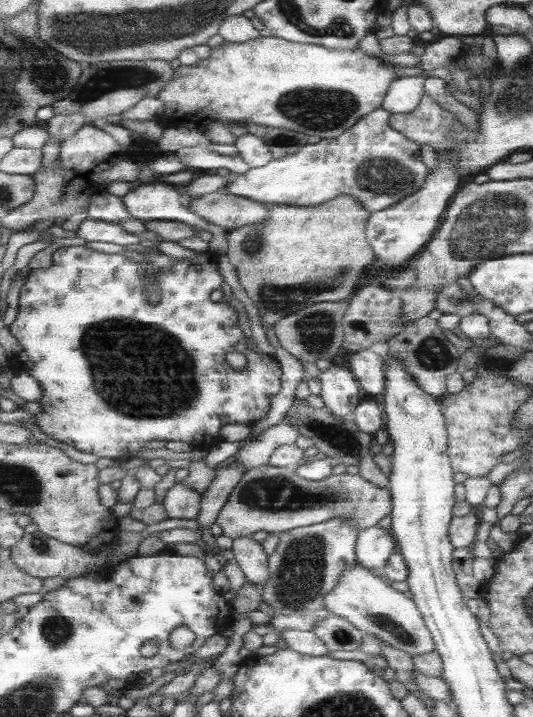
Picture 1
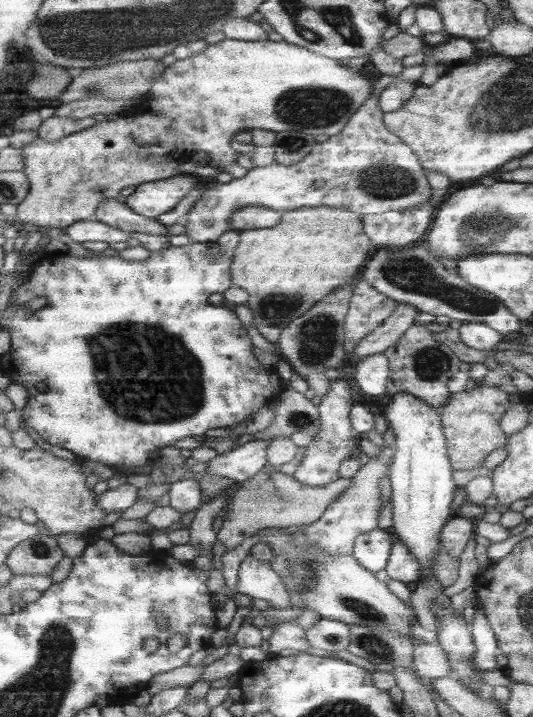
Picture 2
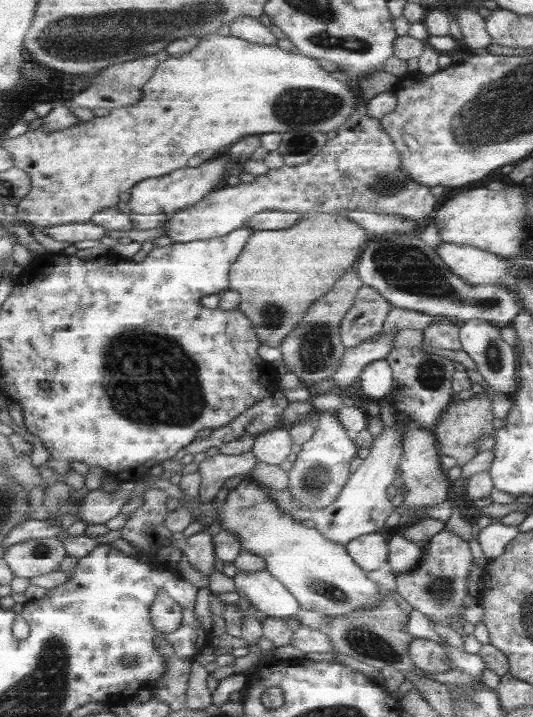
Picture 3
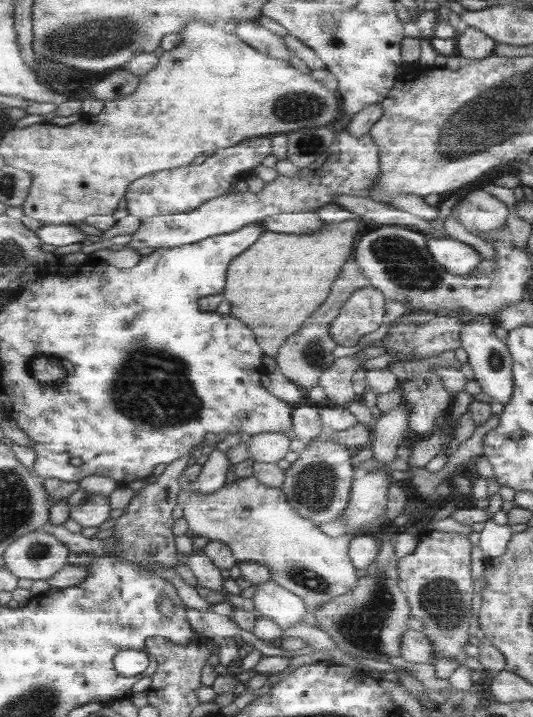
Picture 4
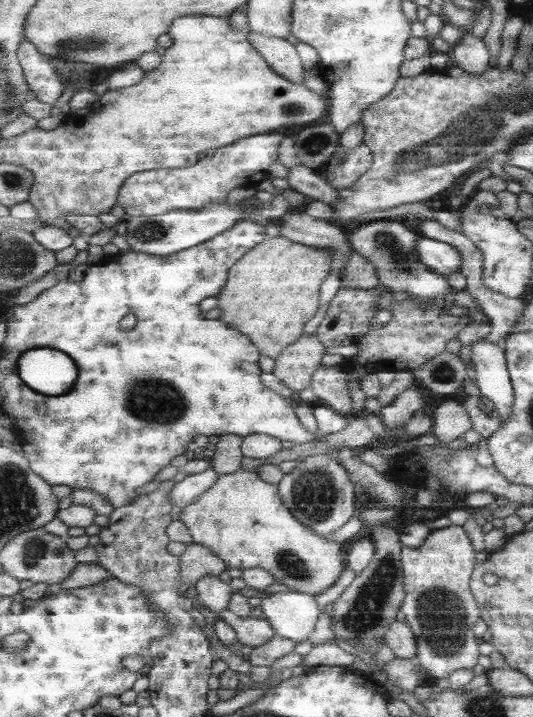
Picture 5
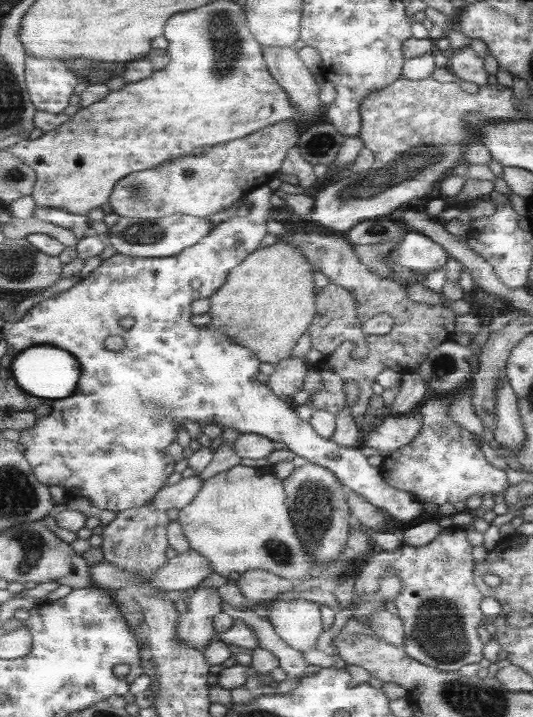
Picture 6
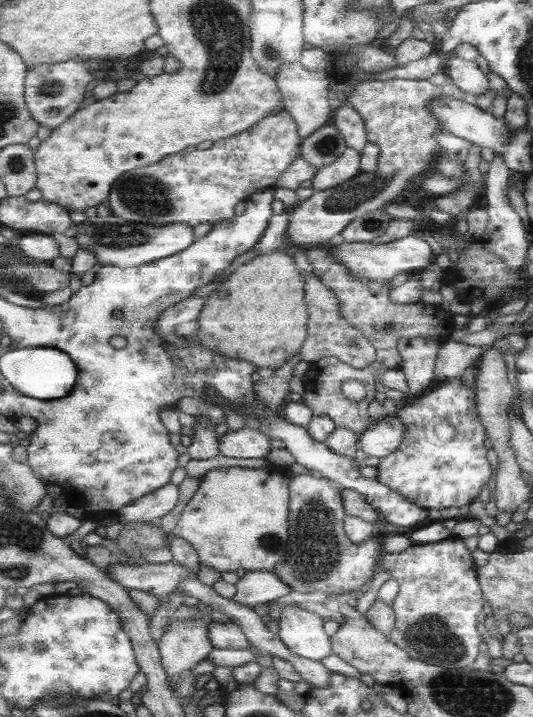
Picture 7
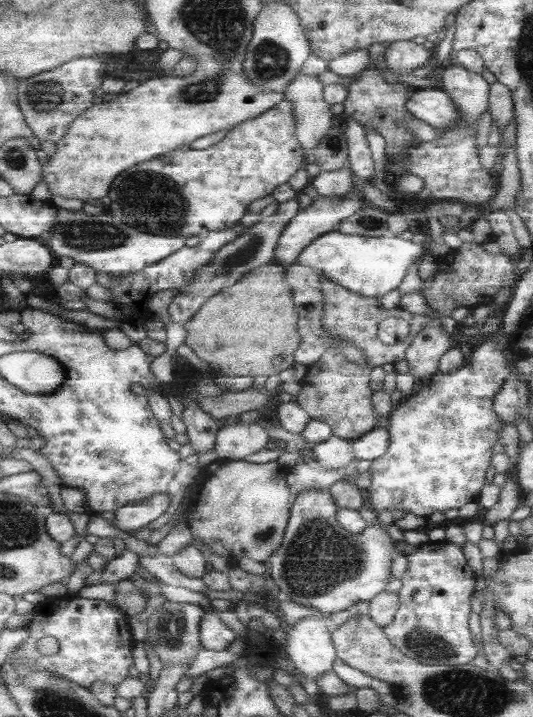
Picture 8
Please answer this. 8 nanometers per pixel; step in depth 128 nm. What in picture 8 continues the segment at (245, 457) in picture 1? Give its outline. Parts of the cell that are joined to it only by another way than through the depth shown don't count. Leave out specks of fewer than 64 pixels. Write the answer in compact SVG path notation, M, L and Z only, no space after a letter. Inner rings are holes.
M155 494L141 504L122 506L112 515L111 522L123 530L137 530L167 514L169 508L171 495Z

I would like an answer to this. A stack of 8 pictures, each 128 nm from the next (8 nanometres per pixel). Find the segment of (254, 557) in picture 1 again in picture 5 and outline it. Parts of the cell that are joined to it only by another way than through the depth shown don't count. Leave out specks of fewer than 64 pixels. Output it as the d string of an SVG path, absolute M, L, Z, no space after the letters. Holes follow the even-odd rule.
M297 591L271 593L262 599L260 609L264 613L264 618L273 625L275 634L293 640L295 644L309 640L309 636L317 628L317 621L321 614L315 596Z

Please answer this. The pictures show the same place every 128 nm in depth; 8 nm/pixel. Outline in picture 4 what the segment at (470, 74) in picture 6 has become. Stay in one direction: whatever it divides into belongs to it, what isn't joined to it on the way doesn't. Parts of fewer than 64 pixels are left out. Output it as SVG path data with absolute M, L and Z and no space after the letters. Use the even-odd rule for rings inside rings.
M462 27L456 34L454 41L454 54L469 60L485 58L493 54L495 41L476 28Z

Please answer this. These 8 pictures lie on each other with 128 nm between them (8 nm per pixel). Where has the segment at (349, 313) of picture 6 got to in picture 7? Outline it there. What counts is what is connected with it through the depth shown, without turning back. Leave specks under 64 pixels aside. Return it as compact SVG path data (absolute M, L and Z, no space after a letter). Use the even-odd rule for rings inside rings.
M305 275L306 278L306 301L308 310L310 312L310 324L309 324L309 333L307 335L306 341L303 343L303 348L299 354L301 360L307 362L309 365L314 364L317 361L321 361L327 357L333 357L335 360L338 360L340 363L345 363L346 366L355 369L361 369L365 366L368 366L374 362L375 354L374 349L371 346L371 343L364 334L361 334L350 322L347 322L340 315L340 304L338 303L338 298L336 294L327 286L324 285L324 282L317 276L310 277ZM353 340L353 346L349 346L347 342Z

